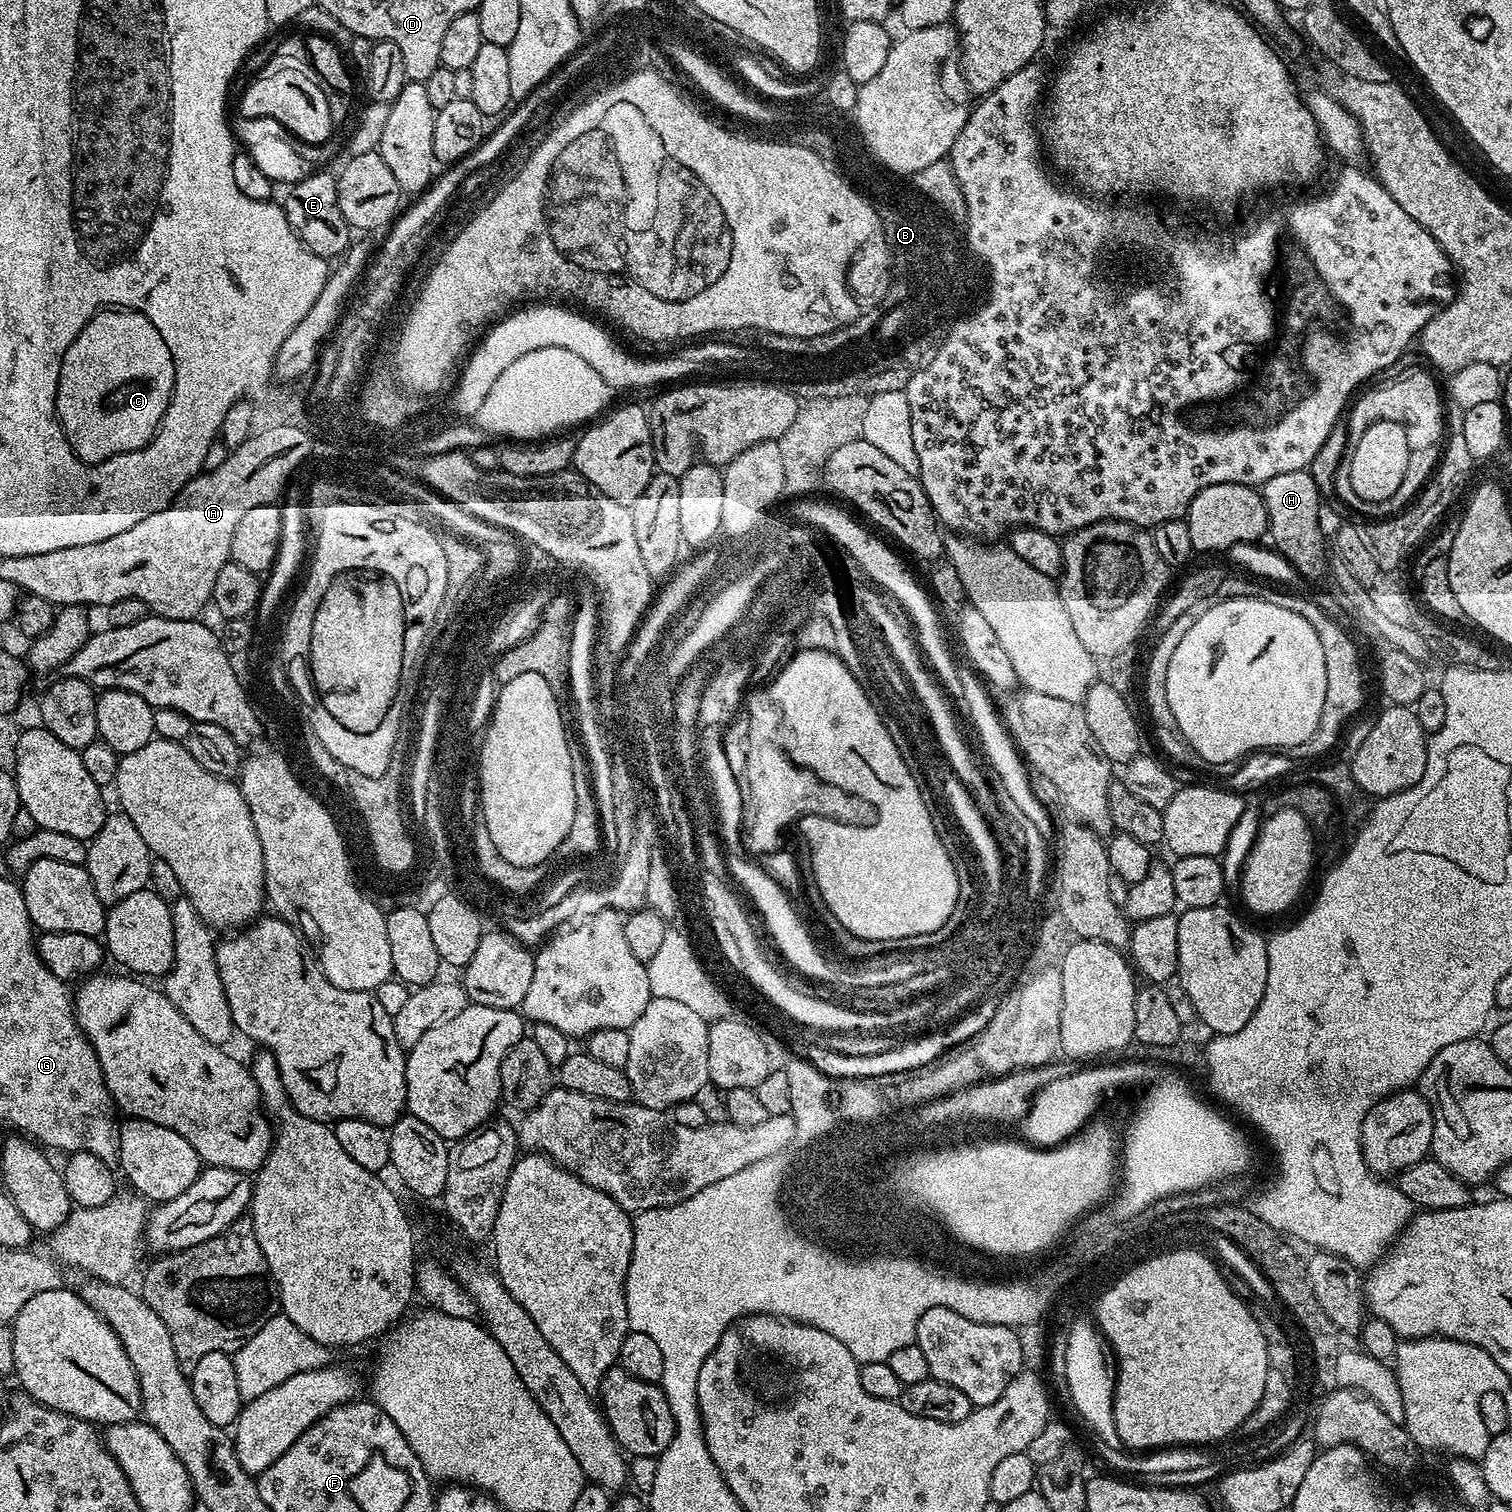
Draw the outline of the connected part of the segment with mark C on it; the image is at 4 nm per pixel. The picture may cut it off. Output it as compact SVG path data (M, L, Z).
M120 300L120 304L96 304L96 308L92 308L92 316L88 316L88 320L84 320L84 324L76 328L76 336L72 336L68 344L64 344L64 352L60 352L60 360L56 360L56 388L52 388L54 428L62 428L64 431L64 448L70 448L68 456L72 456L72 460L76 460L80 468L104 468L104 464L112 464L112 460L124 460L124 456L136 456L136 452L141 452L148 441L156 435L158 426L166 414L166 406L170 406L170 398L176 396L174 381L176 372L180 372L180 368L176 368L176 360L172 360L176 352L168 352L168 360L156 360L156 364L160 364L158 378L153 378L152 372L148 372L148 376L140 372L140 364L144 364L144 360L152 364L152 356L148 356L148 352L152 352L152 344L148 344L148 316L144 316L144 312L148 312L148 308L132 308L132 304L124 304L124 300Z

